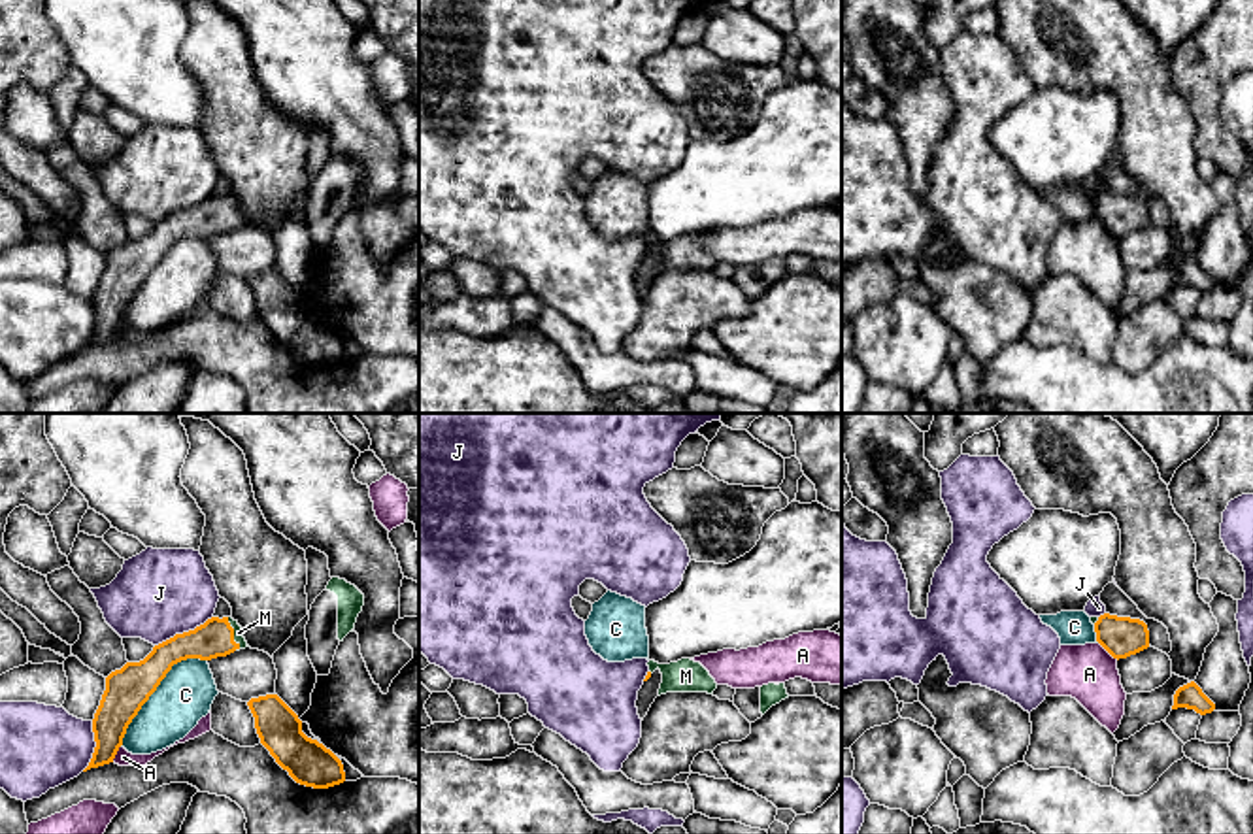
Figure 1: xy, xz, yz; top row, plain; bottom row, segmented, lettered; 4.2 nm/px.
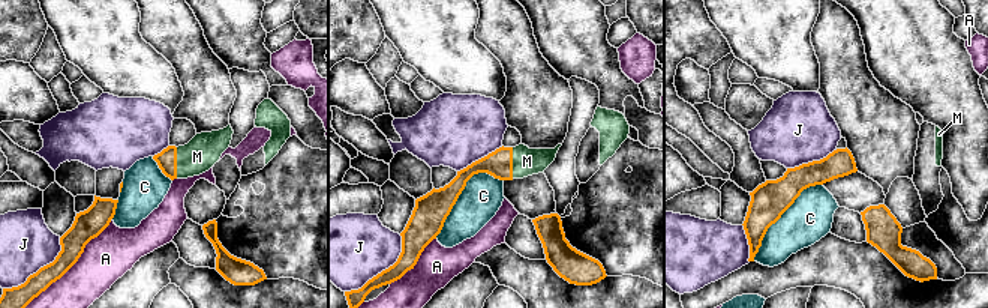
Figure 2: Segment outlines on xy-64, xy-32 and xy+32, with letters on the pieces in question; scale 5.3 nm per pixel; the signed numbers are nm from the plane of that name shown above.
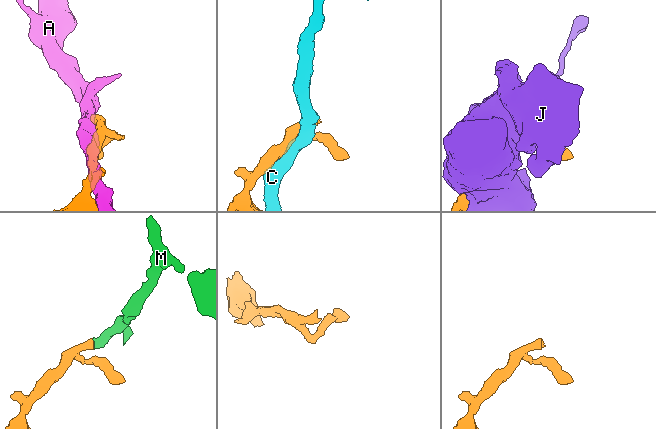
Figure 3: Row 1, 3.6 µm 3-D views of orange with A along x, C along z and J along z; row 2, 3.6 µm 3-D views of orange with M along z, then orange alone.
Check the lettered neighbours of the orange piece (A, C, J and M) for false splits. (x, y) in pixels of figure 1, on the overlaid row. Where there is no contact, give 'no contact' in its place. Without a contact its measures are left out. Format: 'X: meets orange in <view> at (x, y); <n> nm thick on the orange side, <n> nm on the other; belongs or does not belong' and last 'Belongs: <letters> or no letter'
A: meets orange in yz at (1108, 651); 180 nm thick on the orange side, 240 nm on the other; does not belong
C: meets orange in xy at (155, 689); 190 nm thick on the orange side, 240 nm on the other; does not belong
J: meets orange in xy at (183, 633); 160 nm thick on the orange side, 380 nm on the other; does not belong
M: meets orange in xy at (233, 634); 160 nm thick on the orange side, 50 nm on the other; belongs
Belongs: M

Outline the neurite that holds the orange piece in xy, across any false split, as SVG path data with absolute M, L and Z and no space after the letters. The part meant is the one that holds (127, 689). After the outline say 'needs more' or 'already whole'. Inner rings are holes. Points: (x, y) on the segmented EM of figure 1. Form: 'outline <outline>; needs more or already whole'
outline M211 617L194 630L159 643L140 662L126 662L106 677L106 691L92 719L94 753L89 766L113 762L128 725L157 691L174 664L187 659L211 660L249 647L232 617Z; needs more

